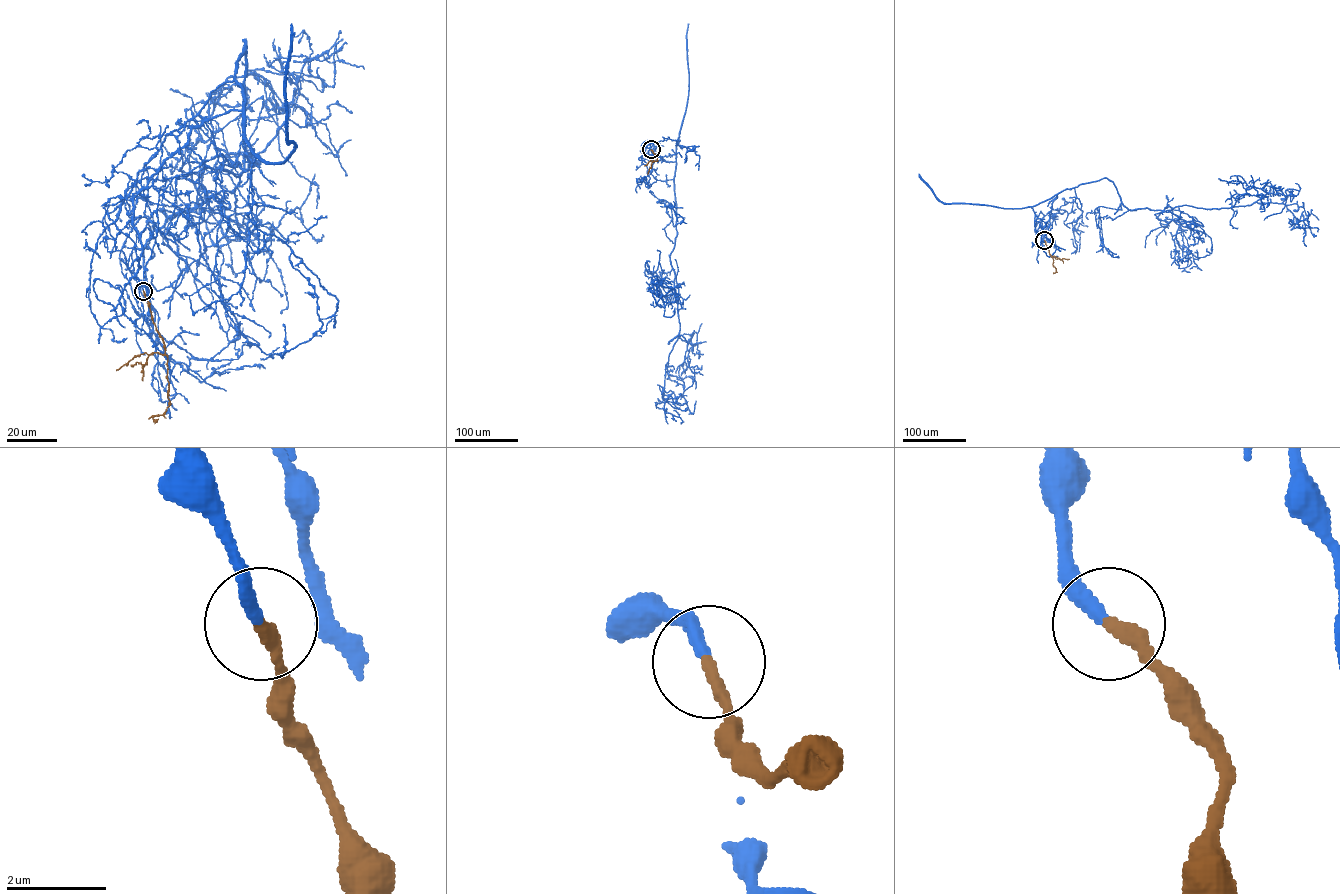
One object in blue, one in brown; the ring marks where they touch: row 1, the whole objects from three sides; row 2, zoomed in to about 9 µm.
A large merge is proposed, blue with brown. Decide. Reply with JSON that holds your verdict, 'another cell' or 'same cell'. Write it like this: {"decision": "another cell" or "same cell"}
{"decision": "same cell"}

